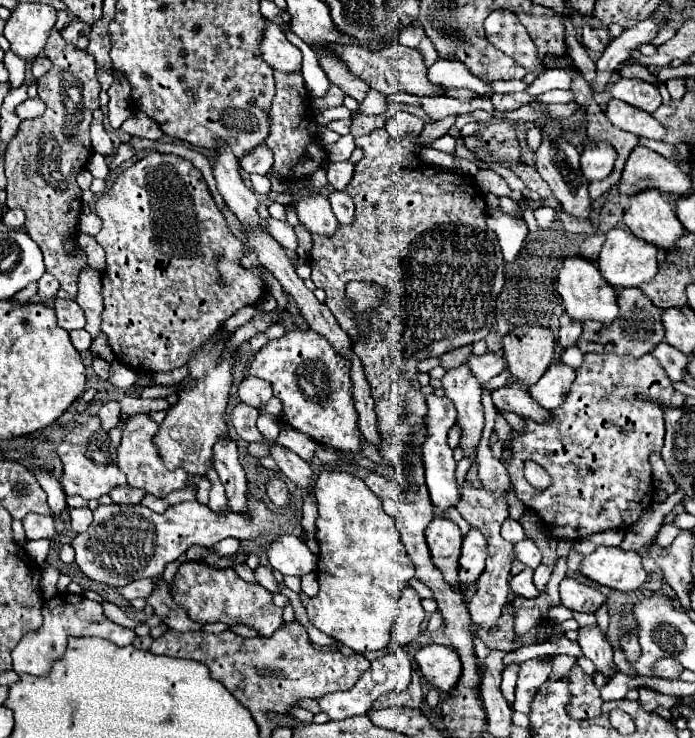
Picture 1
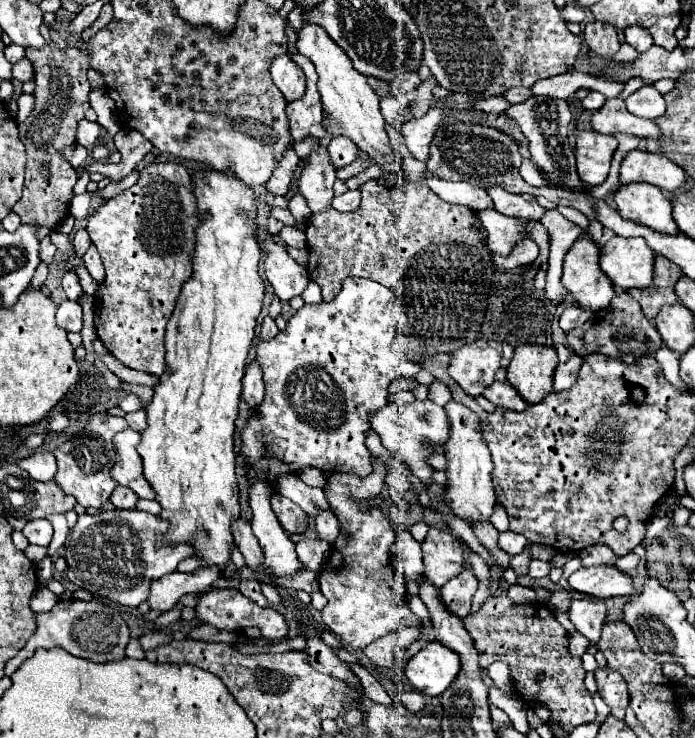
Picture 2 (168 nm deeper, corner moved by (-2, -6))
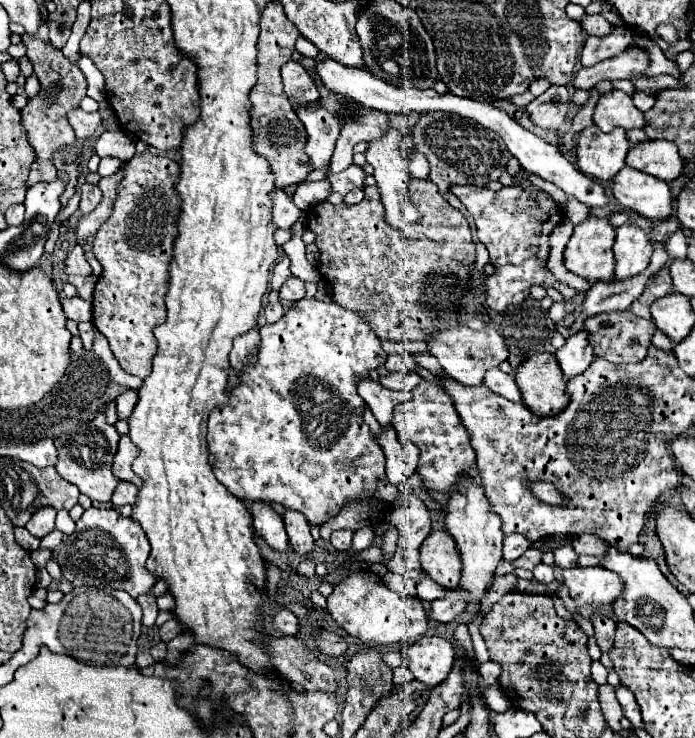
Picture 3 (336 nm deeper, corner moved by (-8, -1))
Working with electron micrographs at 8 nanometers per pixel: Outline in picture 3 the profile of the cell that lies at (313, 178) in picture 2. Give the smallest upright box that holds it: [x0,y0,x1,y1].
[296,104,340,168]

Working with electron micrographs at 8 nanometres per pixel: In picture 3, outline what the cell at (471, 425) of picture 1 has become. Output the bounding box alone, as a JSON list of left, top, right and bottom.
[446,480,502,602]

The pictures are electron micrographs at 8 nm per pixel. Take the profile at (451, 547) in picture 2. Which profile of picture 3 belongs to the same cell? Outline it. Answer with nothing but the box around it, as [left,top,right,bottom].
[420,532,462,590]

